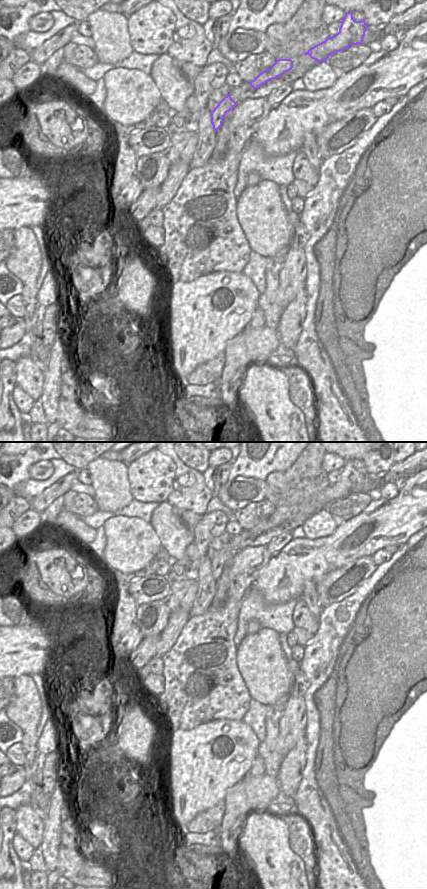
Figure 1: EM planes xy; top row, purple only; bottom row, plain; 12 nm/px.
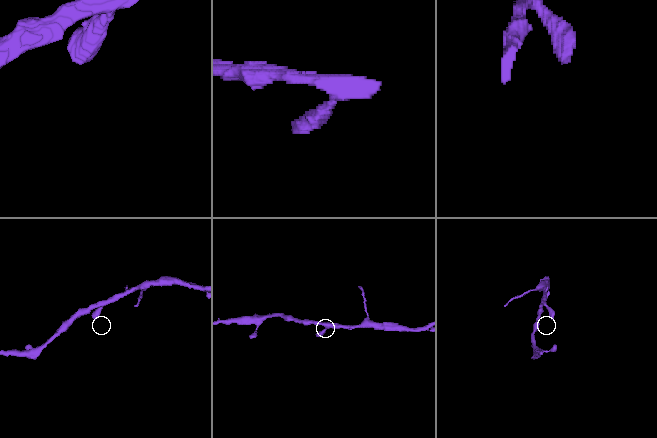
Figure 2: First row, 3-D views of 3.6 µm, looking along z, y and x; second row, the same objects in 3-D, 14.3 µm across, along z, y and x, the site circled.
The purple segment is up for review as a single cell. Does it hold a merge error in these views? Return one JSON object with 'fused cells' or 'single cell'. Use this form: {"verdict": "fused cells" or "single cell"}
{"verdict": "single cell"}

